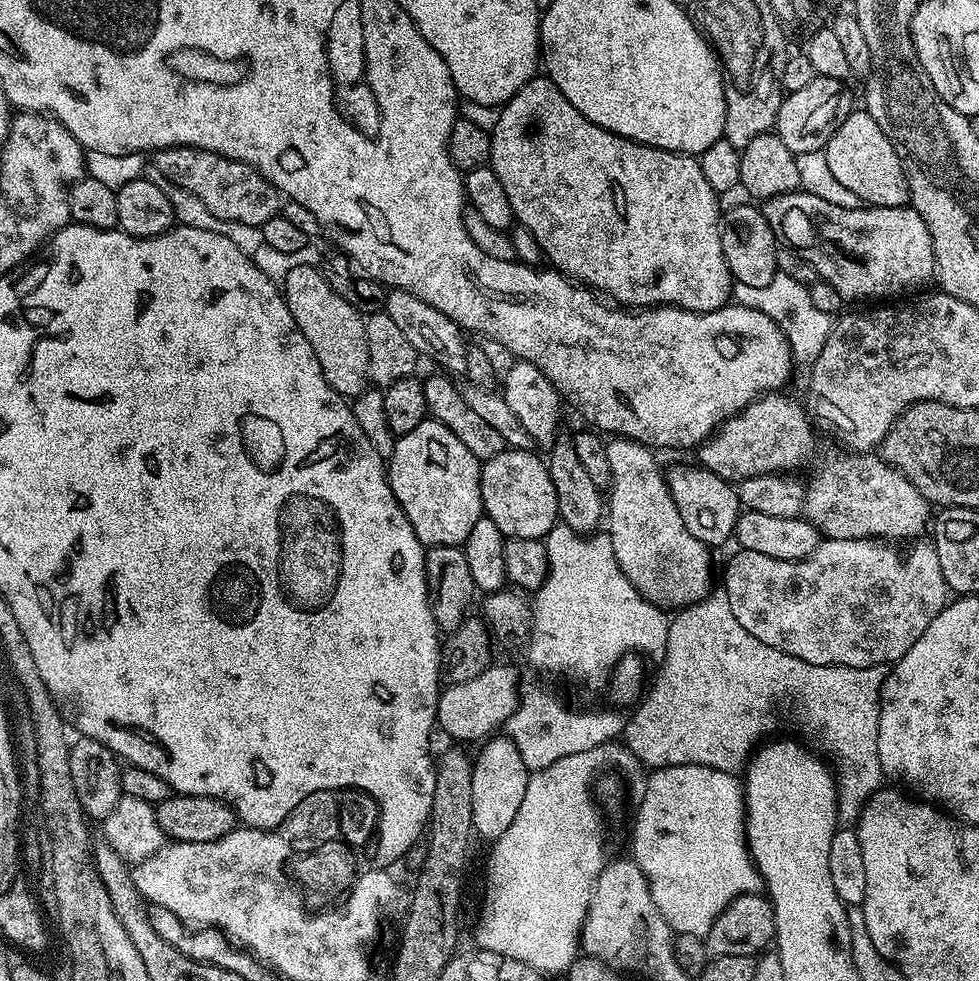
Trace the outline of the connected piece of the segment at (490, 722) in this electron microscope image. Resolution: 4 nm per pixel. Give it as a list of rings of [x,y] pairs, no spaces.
[[[493,663],[473,680],[447,685],[441,691],[440,701],[436,707],[436,722],[439,731],[442,730],[446,735],[453,736],[456,739],[453,741],[456,742],[483,741],[499,729],[496,728],[499,724],[500,727],[507,725],[516,705],[520,702],[521,695],[519,674],[508,664]]]

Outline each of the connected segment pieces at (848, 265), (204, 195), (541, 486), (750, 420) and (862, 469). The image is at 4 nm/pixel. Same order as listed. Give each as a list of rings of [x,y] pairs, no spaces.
[[[803,190],[772,196],[763,201],[761,212],[774,230],[776,238],[787,247],[802,251],[814,266],[817,277],[834,286],[838,294],[852,302],[860,298],[884,298],[922,287],[935,275],[933,240],[929,230],[910,206],[903,208],[842,207]]]
[[[177,146],[162,148],[155,153],[154,167],[162,170],[172,184],[190,190],[214,214],[230,222],[246,222],[246,226],[260,226],[278,215],[282,208],[281,193],[259,170],[218,152],[205,148]]]
[[[505,447],[502,454],[483,461],[480,469],[480,489],[484,503],[484,515],[488,516],[502,530],[506,538],[534,538],[544,540],[548,532],[558,523],[558,498],[554,482],[548,473],[547,463],[535,456],[535,451],[526,448]]]
[[[765,394],[751,400],[741,412],[725,420],[703,444],[699,445],[699,467],[709,468],[729,482],[739,482],[767,472],[781,474],[800,470],[816,456],[816,432],[812,429],[813,417],[804,413],[796,400],[784,394]]]
[[[840,450],[837,456],[829,458],[825,464],[820,464],[816,468],[816,473],[812,476],[812,484],[810,483],[804,489],[804,511],[803,515],[820,531],[821,537],[829,540],[878,540],[881,542],[912,542],[917,538],[925,535],[926,529],[930,524],[930,505],[923,494],[913,486],[908,479],[904,477],[904,473],[898,468],[892,467],[887,460],[879,455],[869,454],[868,452],[854,452],[851,450]]]

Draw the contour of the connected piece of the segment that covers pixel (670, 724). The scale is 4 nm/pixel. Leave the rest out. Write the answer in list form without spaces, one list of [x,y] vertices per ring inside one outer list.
[[[717,587],[708,593],[706,598],[702,598],[696,604],[690,604],[687,608],[681,608],[668,621],[668,641],[662,653],[664,665],[660,668],[660,673],[656,676],[656,681],[652,684],[652,689],[643,693],[642,699],[635,705],[633,716],[627,717],[624,731],[622,733],[622,743],[624,747],[636,755],[645,769],[655,770],[657,768],[669,768],[679,764],[701,764],[710,766],[714,770],[722,770],[733,774],[739,773],[747,765],[754,749],[761,743],[762,738],[767,737],[772,727],[776,724],[776,708],[780,708],[784,703],[792,704],[792,716],[804,727],[804,732],[808,736],[813,736],[830,755],[836,759],[834,763],[834,775],[838,781],[838,803],[836,806],[836,818],[841,825],[852,826],[860,818],[860,809],[868,801],[873,793],[880,791],[882,781],[885,779],[884,771],[878,758],[878,718],[880,717],[880,687],[884,684],[884,679],[890,671],[889,665],[879,664],[873,668],[851,668],[850,666],[838,666],[837,664],[827,664],[818,666],[817,664],[807,664],[782,650],[774,650],[774,646],[766,646],[766,642],[758,642],[750,630],[746,630],[741,623],[734,618],[734,613],[730,610],[730,599],[727,597],[727,590]]]

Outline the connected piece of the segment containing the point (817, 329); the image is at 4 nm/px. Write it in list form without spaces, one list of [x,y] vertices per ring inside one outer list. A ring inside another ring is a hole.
[[[777,272],[771,279],[769,286],[756,287],[736,284],[734,288],[735,303],[746,306],[748,309],[762,310],[767,317],[783,330],[791,347],[793,361],[797,364],[810,366],[817,360],[818,354],[826,344],[826,338],[832,332],[833,317],[820,310],[814,310],[807,301],[807,287],[789,278],[786,274]]]

